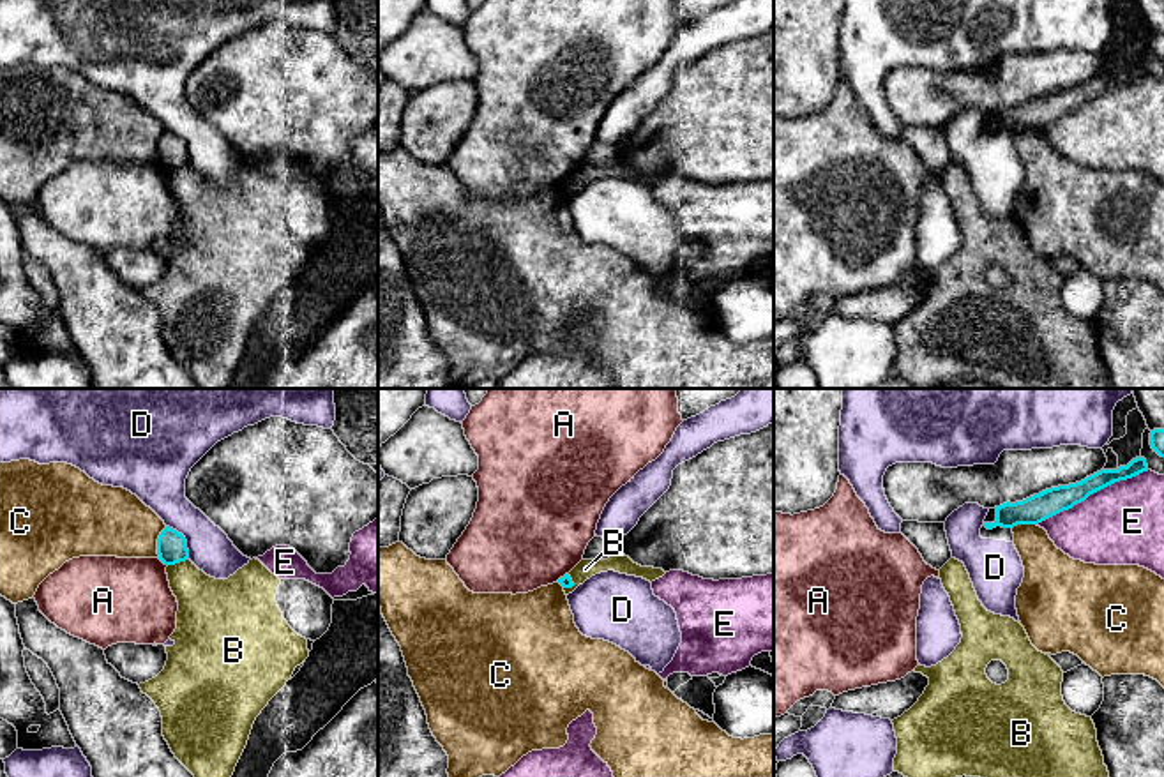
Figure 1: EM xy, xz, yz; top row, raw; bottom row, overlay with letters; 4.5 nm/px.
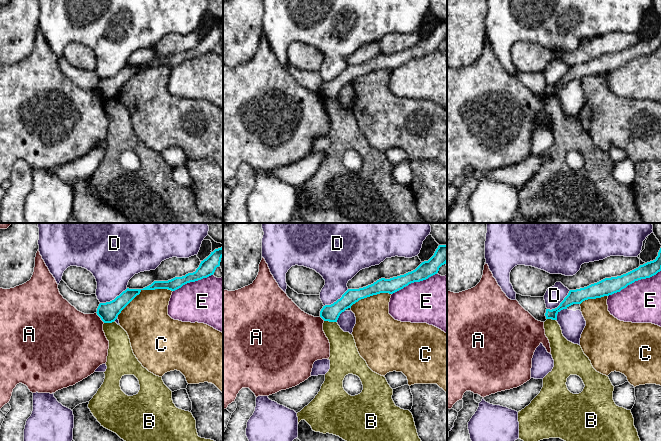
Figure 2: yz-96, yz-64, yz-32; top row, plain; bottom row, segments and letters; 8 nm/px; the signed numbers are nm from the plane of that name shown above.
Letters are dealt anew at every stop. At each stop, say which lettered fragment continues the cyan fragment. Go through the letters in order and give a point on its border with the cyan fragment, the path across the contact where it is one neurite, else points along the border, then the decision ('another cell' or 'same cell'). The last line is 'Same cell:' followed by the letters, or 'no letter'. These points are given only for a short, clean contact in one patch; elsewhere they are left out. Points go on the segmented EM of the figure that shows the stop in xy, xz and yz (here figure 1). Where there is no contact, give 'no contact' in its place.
A: contact xy (163, 562); another cell
B: contact xy (177, 562); border xy (186, 558), (168, 565); another cell
C: contact xy (158, 543); another cell
D: contact xy (184, 539); another cell
E: contact yz (1092, 493); another cell
Same cell: no letter

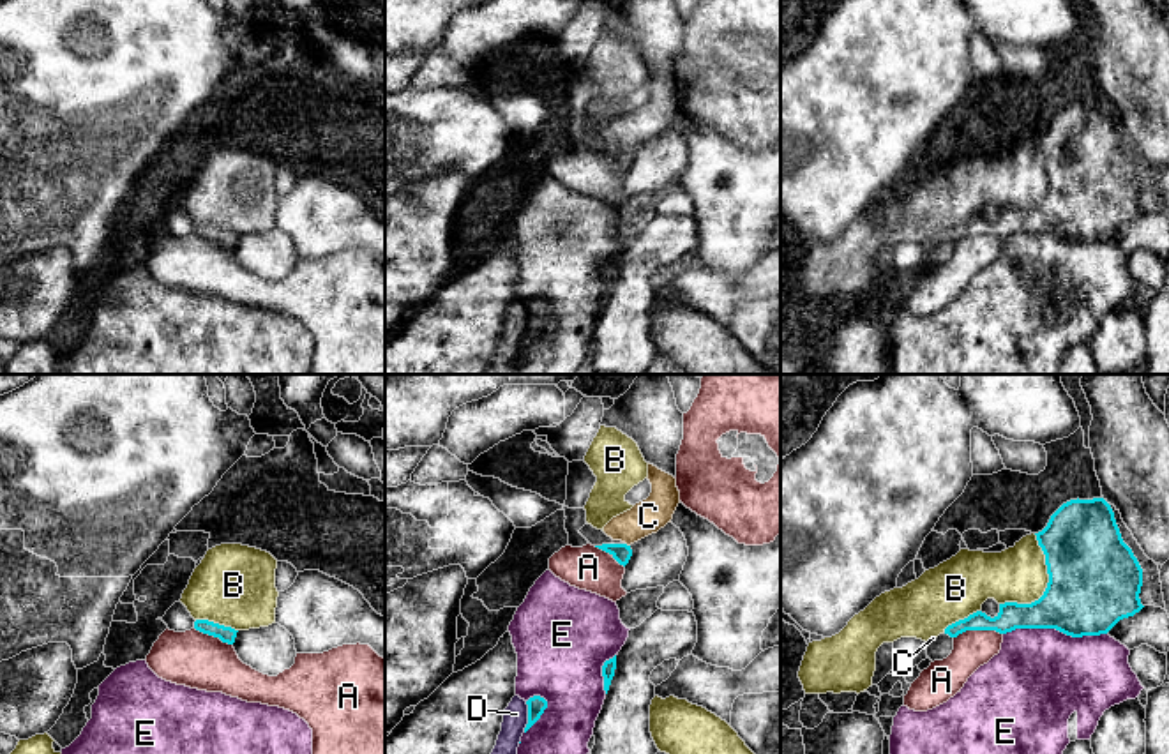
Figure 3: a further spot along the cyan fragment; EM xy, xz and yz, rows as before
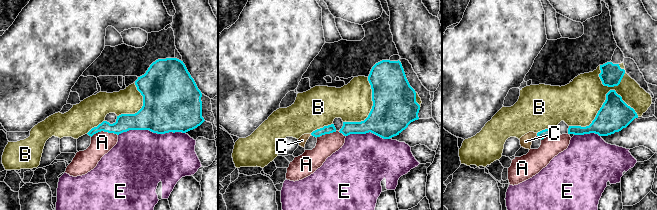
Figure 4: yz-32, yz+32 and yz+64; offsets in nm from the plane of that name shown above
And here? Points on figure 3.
A: contact yz (977, 629); border yz (1002, 633), (963, 631), (954, 638); another cell
B: contact yz (1048, 585); another cell
C: contact xz (625, 544); way xz (622, 553), (625, 544), (629, 535), (648, 516); same cell
D: contact xz (528, 717); another cell
E: contact yz (1055, 627); another cell
Same cell: C

